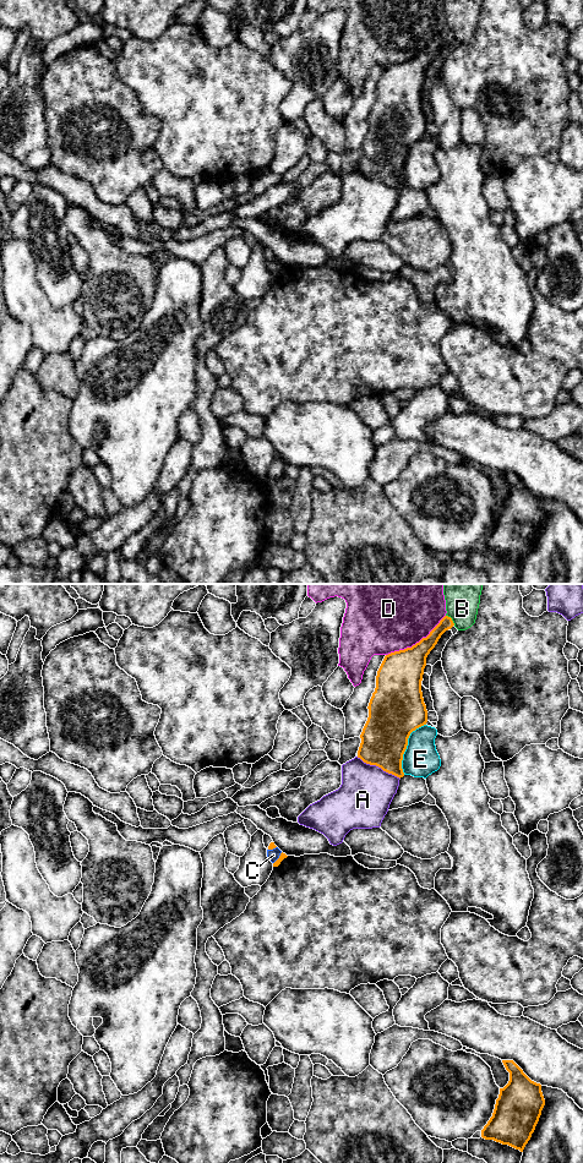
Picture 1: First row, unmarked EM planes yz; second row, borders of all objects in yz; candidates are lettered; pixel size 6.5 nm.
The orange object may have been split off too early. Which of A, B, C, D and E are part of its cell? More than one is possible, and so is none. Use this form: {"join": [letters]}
{"join": []}

